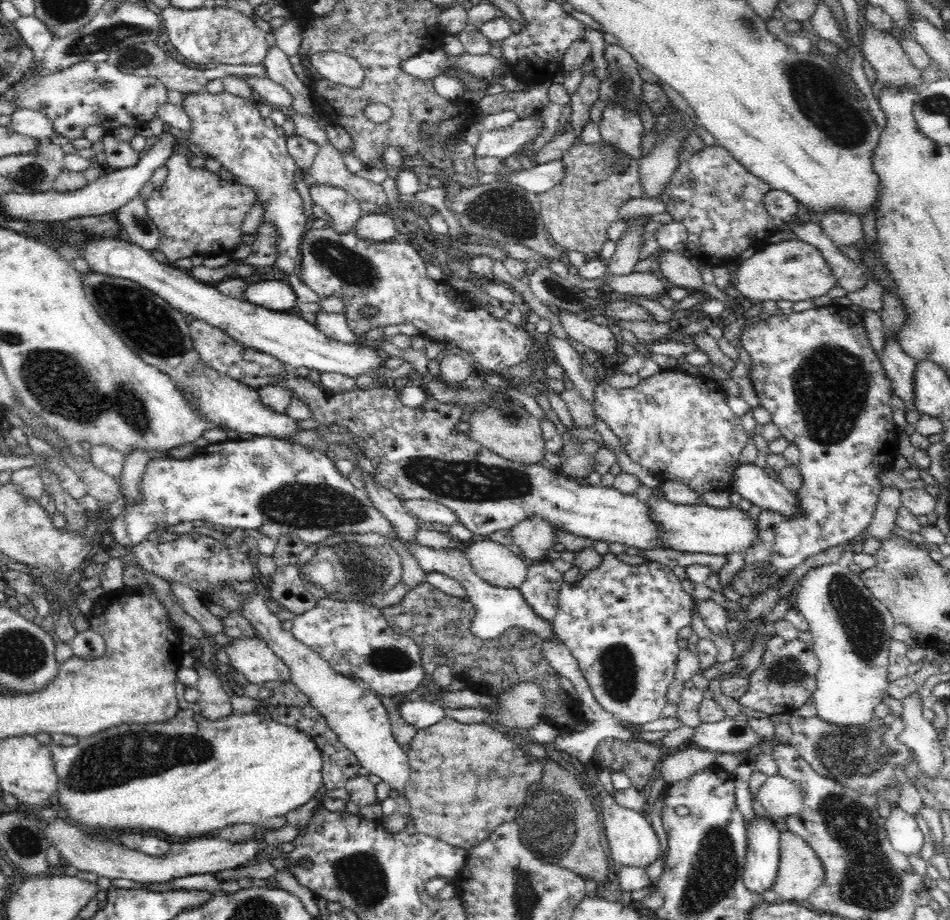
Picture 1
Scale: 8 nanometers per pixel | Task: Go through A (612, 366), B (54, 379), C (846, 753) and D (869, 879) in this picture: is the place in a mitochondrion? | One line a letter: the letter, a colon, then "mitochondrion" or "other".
A: other
B: mitochondrion
C: mitochondrion
D: mitochondrion

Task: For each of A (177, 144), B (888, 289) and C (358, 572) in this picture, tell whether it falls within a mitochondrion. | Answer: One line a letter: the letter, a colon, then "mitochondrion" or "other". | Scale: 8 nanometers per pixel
A: other
B: other
C: mitochondrion

